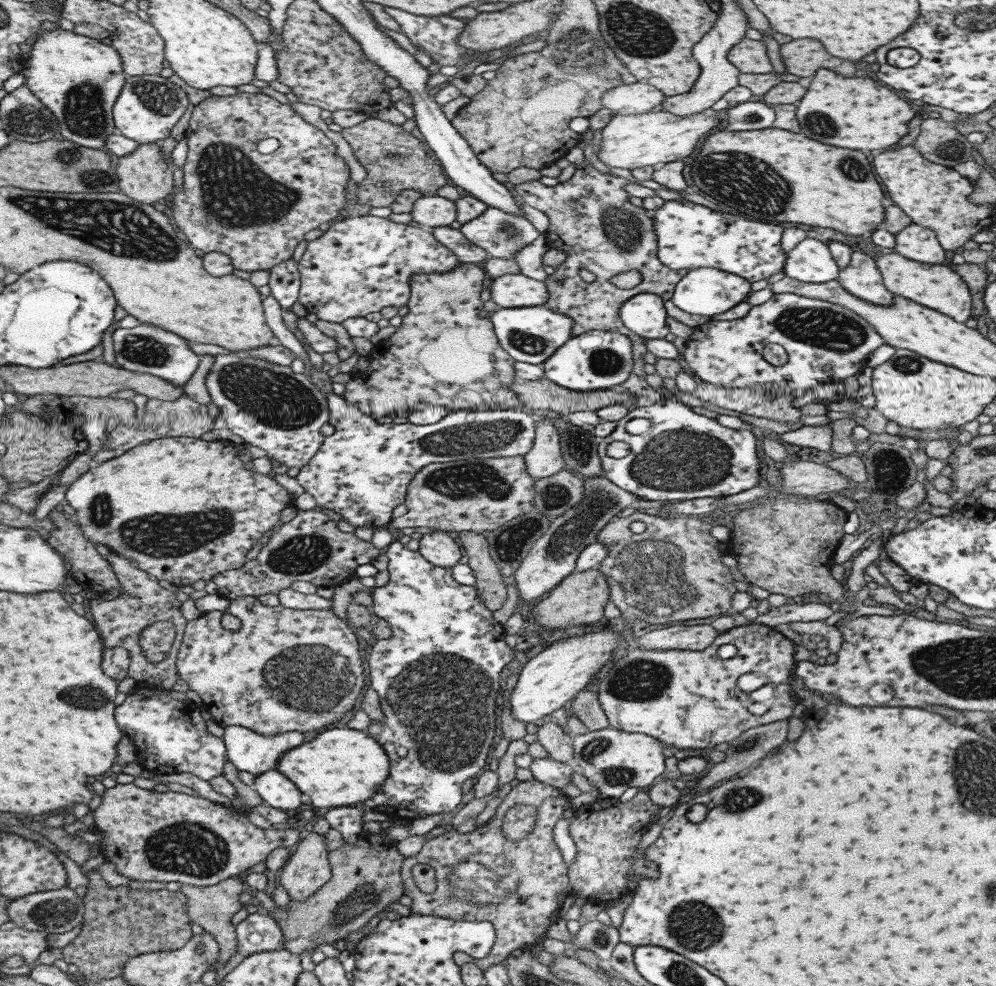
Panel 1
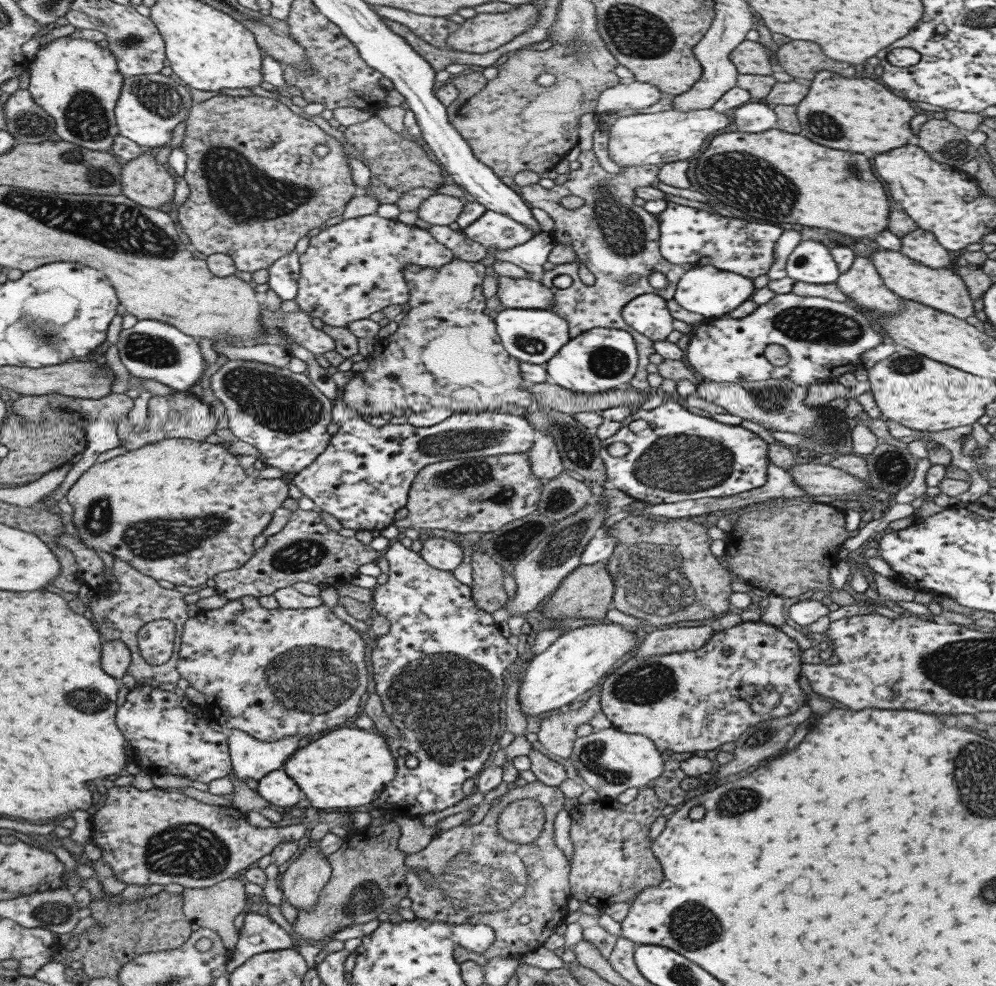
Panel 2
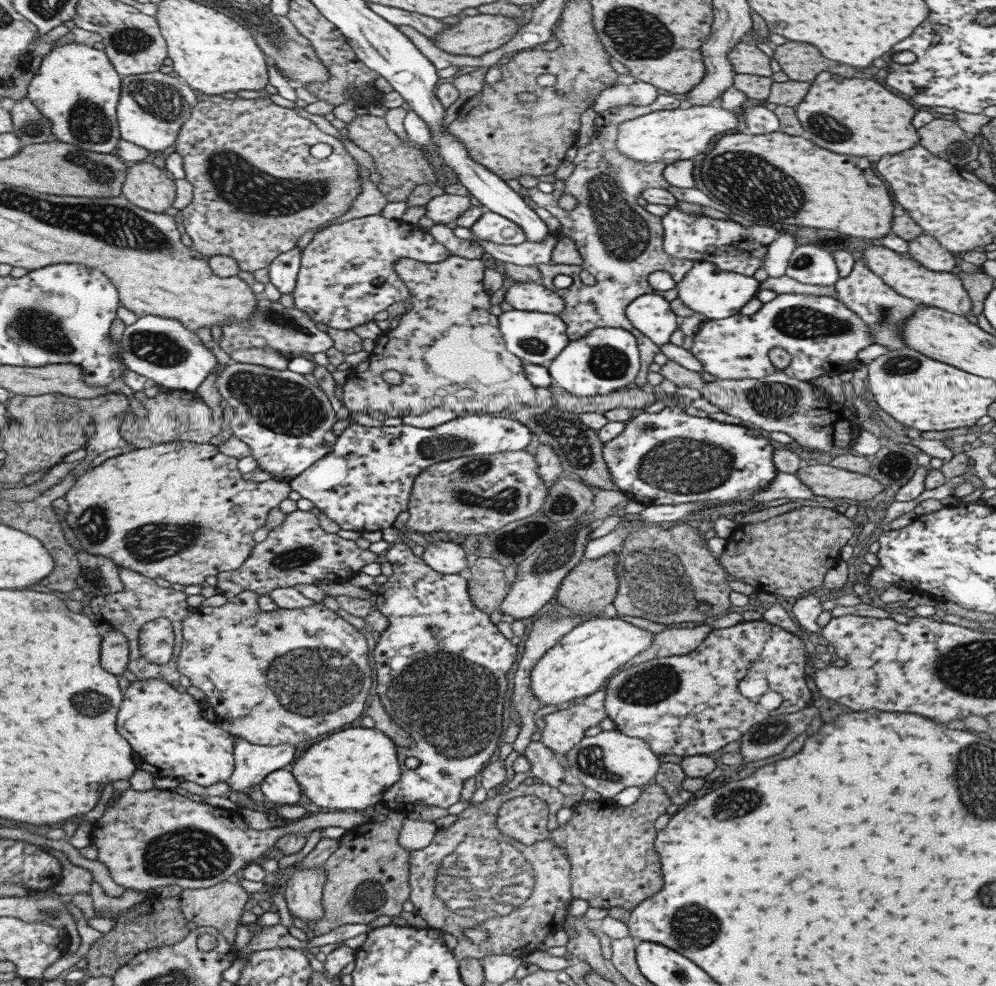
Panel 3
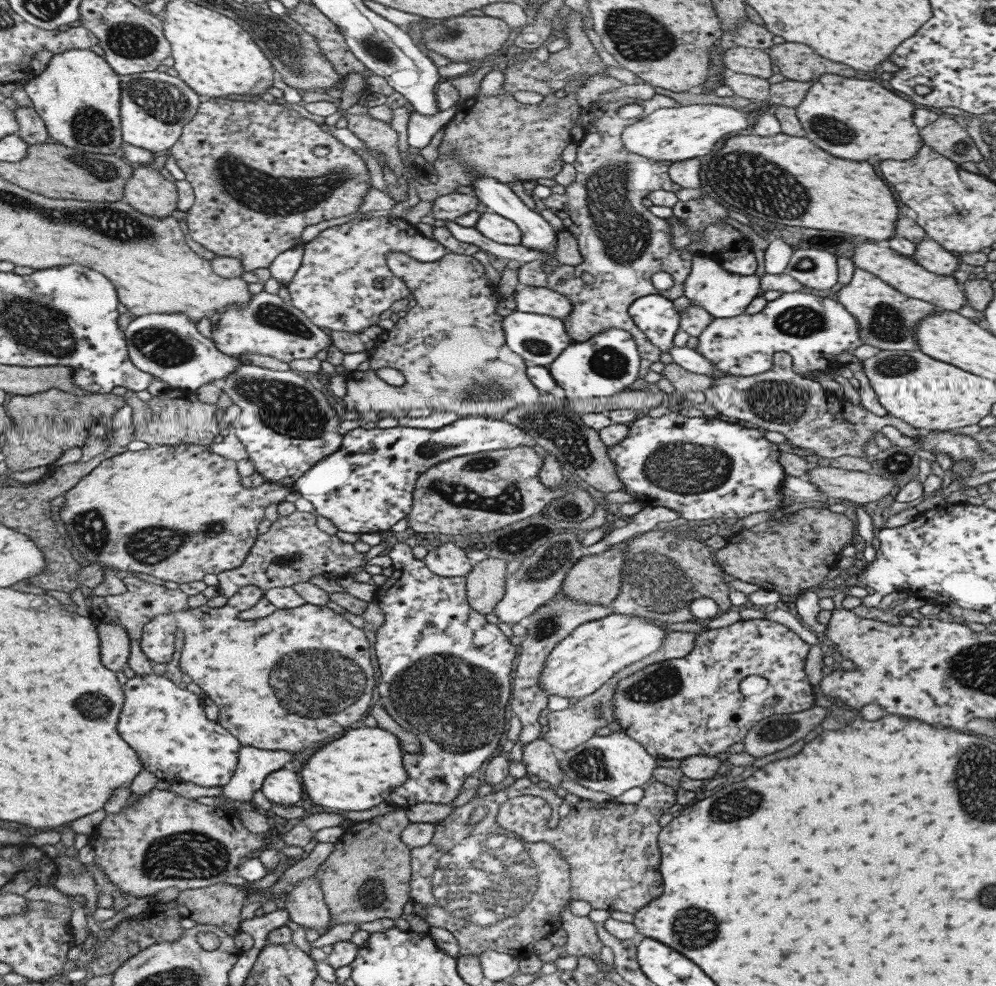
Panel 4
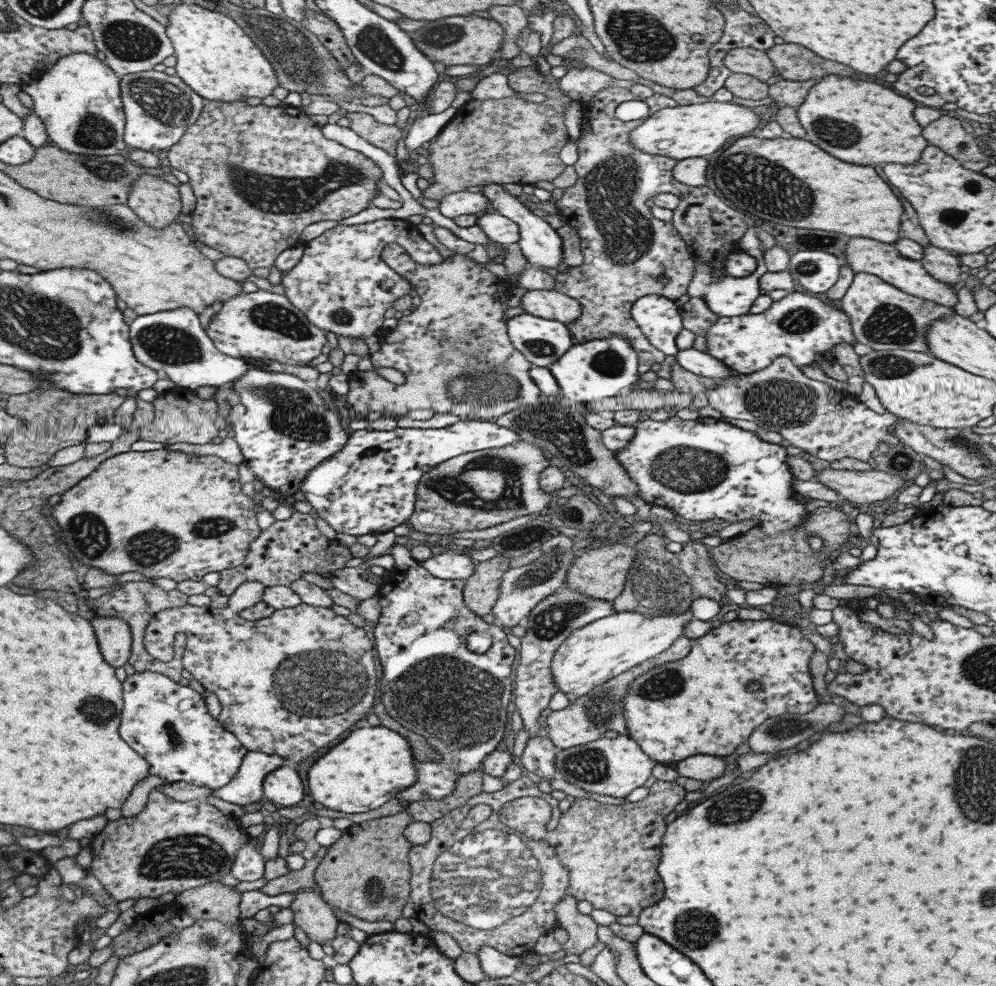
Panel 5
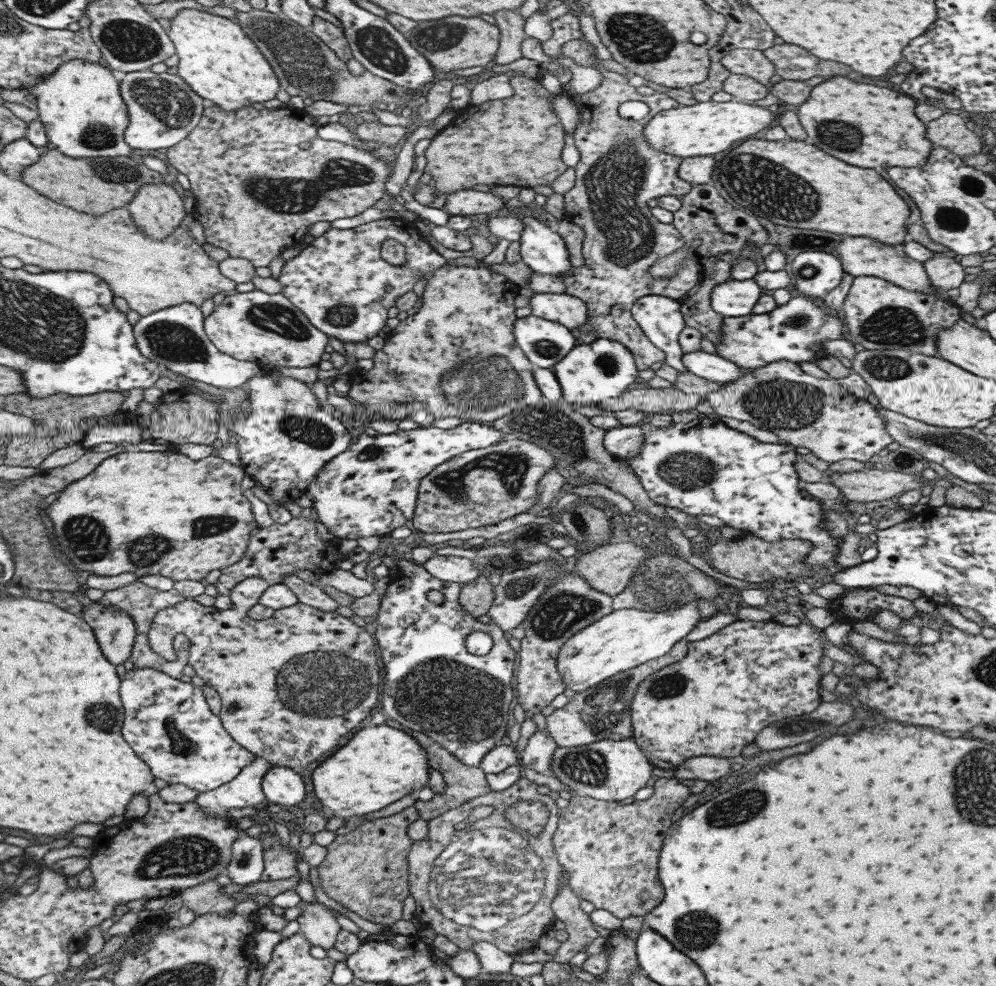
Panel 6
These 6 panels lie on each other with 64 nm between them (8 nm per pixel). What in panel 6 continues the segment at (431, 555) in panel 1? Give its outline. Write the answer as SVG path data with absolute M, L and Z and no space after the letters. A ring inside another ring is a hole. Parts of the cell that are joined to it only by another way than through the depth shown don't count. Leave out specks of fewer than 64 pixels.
M434 554L422 566L433 578L443 582L456 582L461 586L478 575L475 565L469 559L459 556Z

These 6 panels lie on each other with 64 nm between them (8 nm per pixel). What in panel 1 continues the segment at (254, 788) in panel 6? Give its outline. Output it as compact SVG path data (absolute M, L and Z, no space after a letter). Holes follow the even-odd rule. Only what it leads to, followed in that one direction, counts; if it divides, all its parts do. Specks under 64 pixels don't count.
M233 725L224 727L222 735L226 757L231 764L254 776L275 769L281 754L299 746L301 740L303 734L299 731L267 736Z

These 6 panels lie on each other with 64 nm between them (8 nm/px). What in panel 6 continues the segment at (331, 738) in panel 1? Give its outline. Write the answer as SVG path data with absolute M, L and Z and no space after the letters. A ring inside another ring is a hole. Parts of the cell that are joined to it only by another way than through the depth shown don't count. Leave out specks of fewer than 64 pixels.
M385 724L372 725L355 732L339 752L325 758L311 772L311 784L324 810L348 818L379 811L405 794L415 794L426 786L429 767L425 751L414 738Z

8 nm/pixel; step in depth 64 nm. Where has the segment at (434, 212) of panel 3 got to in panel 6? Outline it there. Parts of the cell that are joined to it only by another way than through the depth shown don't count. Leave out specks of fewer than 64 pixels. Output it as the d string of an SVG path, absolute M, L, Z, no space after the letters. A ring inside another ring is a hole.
M473 189L459 190L446 196L442 208L449 216L467 216L468 214L488 215L507 206L506 201L494 196L489 191L482 192Z

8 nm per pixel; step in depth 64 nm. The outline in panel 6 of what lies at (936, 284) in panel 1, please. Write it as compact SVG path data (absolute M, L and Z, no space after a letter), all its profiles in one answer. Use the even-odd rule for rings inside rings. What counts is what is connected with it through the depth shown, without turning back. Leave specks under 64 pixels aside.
M844 237L837 245L837 258L840 260L842 270L847 271L852 277L872 276L881 278L895 286L905 290L924 292L937 298L949 301L946 295L931 291L932 284L924 271L922 263L909 258L902 252L899 245L884 245L872 238L865 237Z

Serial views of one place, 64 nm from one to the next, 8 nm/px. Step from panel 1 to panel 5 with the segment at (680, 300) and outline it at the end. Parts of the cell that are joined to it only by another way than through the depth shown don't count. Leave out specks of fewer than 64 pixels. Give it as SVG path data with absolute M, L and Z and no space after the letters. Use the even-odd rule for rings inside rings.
M744 217L743 221L747 223L747 228L742 238L738 240L738 247L741 254L750 255L755 258L755 270L743 278L735 278L731 275L716 275L714 273L714 268L707 261L695 257L693 258L694 272L690 282L686 284L687 296L690 298L702 298L707 305L707 308L719 317L736 317L747 314L749 312L749 307L759 296L759 277L766 272L762 253L758 248L760 240L755 235L754 222L751 222L751 218L747 217Z

